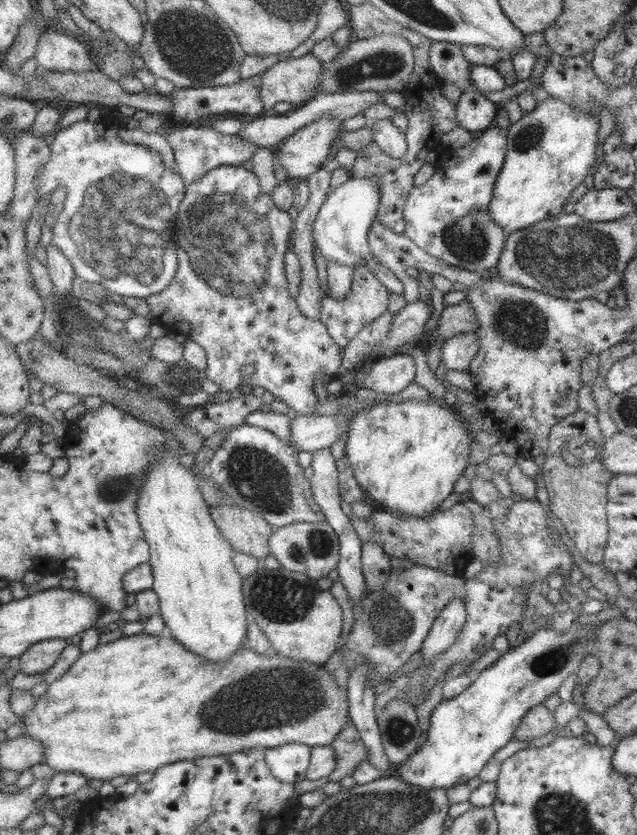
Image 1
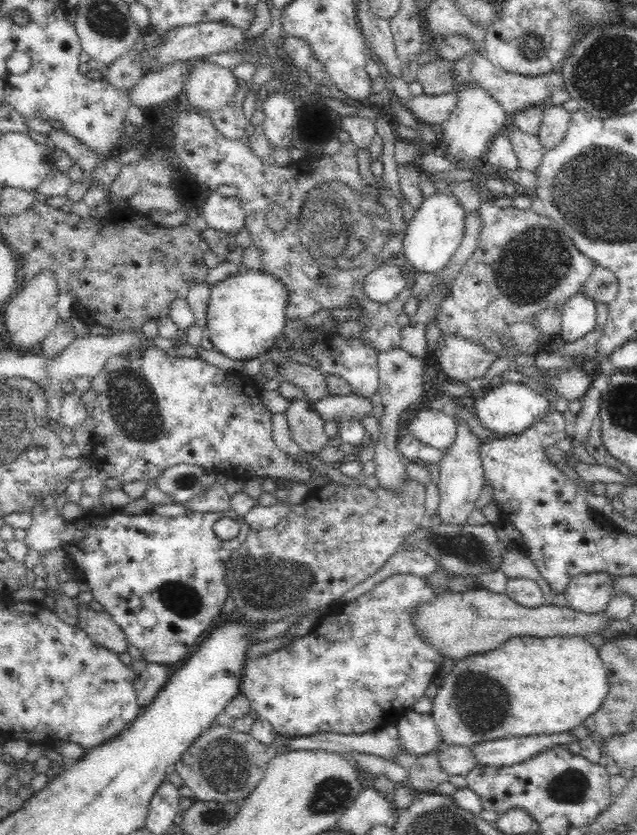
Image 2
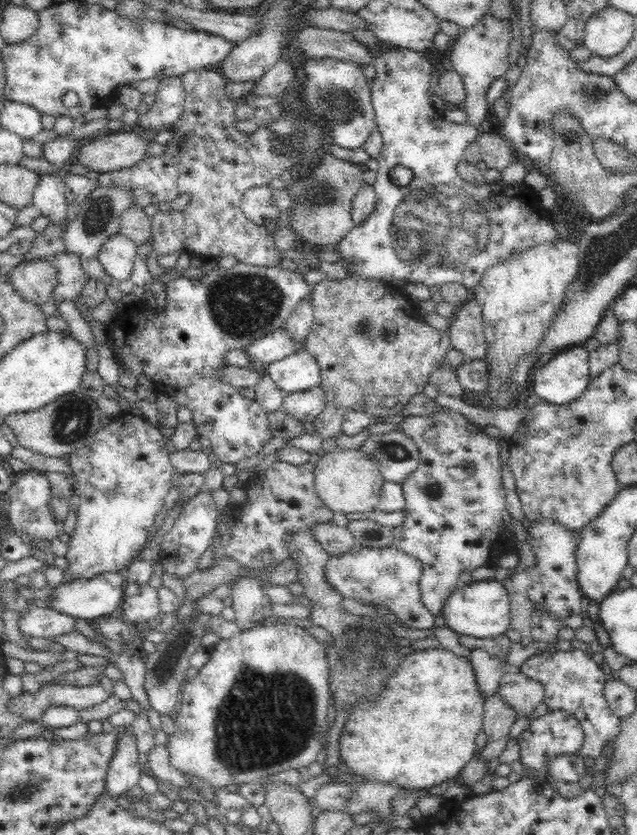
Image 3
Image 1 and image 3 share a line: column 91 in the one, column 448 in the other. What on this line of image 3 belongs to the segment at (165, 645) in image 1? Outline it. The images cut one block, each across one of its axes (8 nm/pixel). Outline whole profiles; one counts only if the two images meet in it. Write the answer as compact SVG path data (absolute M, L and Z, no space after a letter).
M439 646L437 648L427 648L423 650L414 650L406 655L406 658L400 662L400 666L396 668L394 678L388 680L386 688L382 690L378 700L360 700L360 704L356 708L352 708L349 717L347 718L341 737L339 738L339 754L340 758L346 761L346 765L352 769L354 777L364 777L364 779L376 779L384 781L390 785L406 787L409 789L429 789L433 786L455 778L462 772L462 769L476 755L477 746L476 736L482 730L482 720L484 716L484 695L482 689L476 683L476 673L474 667L468 657L456 655L454 652L444 649Z

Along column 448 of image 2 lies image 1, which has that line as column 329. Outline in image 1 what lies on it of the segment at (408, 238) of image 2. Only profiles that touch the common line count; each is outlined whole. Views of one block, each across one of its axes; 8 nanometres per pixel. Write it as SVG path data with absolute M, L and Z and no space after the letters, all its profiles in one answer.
M349 177L345 182L330 190L320 206L312 224L312 239L326 262L333 261L353 268L361 265L370 268L379 282L391 294L402 294L401 281L377 259L371 258L368 245L368 232L371 223L376 220L380 192L379 183L373 177Z

